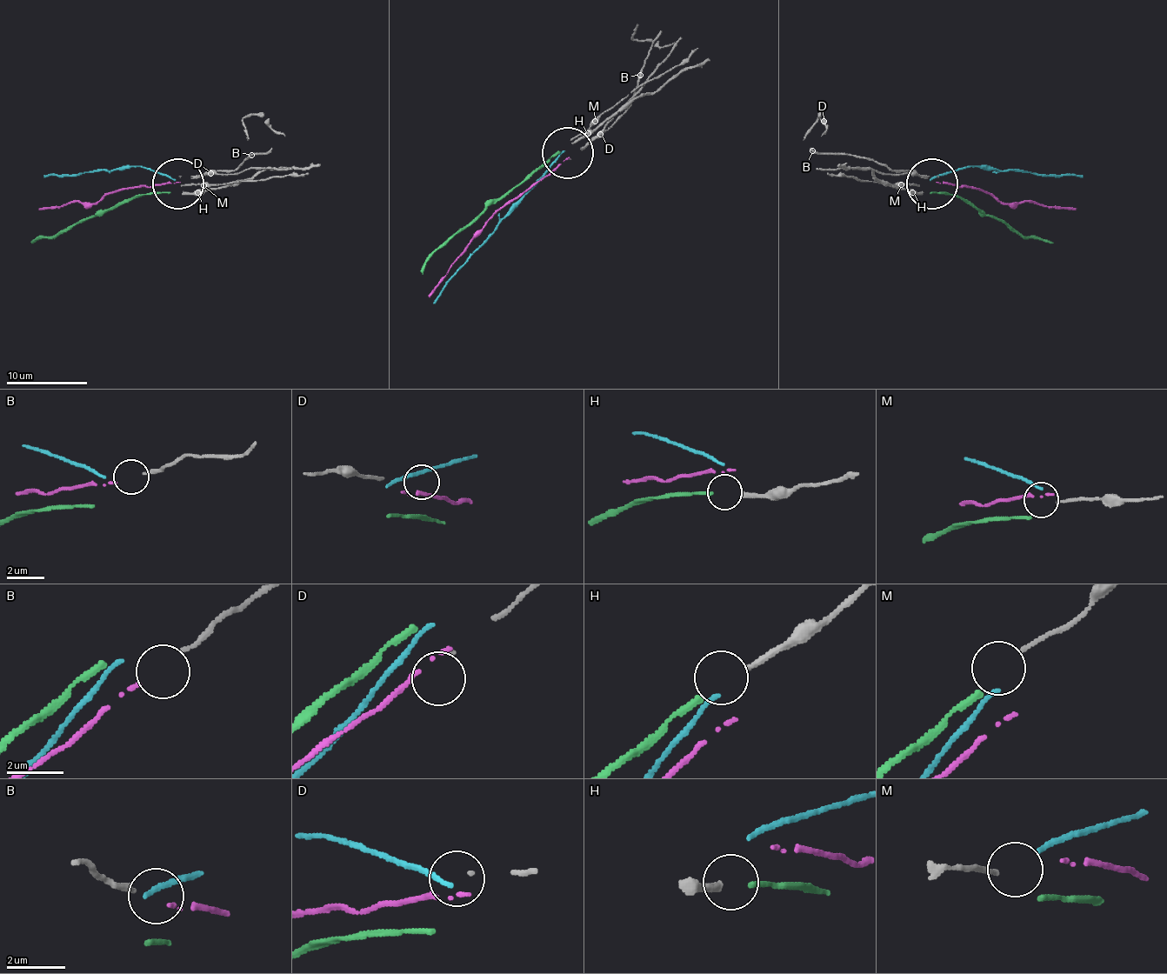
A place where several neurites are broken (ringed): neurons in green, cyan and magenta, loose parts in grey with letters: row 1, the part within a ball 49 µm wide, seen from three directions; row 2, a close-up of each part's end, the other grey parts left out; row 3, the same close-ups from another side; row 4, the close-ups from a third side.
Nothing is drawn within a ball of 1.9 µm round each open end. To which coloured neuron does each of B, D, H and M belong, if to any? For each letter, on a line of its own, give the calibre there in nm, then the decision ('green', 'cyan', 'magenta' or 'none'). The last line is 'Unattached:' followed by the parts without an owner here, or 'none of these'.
B: 160 nm thick; magenta
D: 70 nm thick; none
H: 220 nm thick; green
M: 140 nm thick; none
Unattached: D, M

